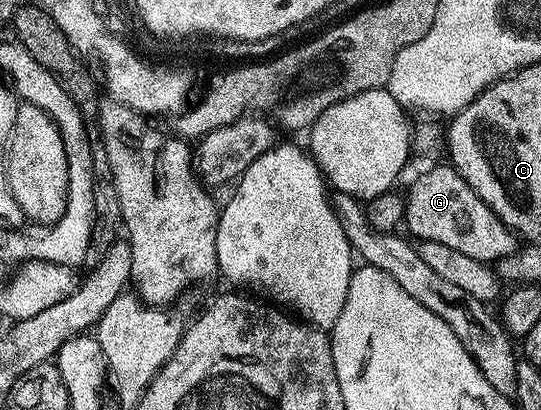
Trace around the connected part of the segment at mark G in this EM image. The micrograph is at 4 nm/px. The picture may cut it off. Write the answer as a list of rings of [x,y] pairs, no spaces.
[[[451,165],[432,167],[422,172],[413,181],[408,197],[403,202],[403,222],[416,234],[417,240],[429,239],[441,245],[450,245],[450,249],[458,249],[458,253],[466,253],[466,257],[474,257],[486,264],[505,259],[518,250],[517,236],[512,228],[507,227],[486,206],[478,193]]]

